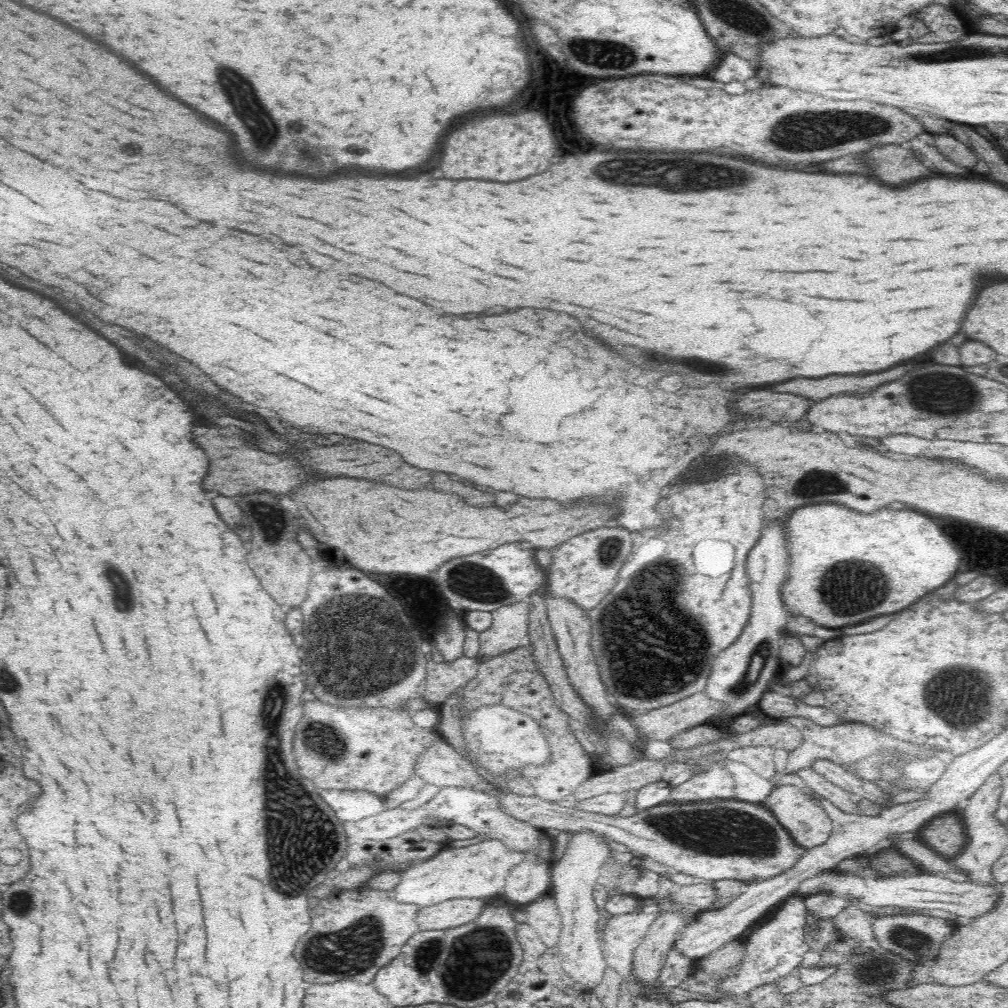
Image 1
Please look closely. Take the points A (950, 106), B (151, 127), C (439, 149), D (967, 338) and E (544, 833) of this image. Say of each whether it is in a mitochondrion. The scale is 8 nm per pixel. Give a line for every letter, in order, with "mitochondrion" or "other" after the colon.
A: other
B: other
C: other
D: other
E: other

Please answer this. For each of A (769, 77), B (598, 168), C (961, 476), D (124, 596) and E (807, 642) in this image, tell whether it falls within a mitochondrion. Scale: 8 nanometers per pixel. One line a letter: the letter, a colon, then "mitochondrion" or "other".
A: other
B: mitochondrion
C: other
D: mitochondrion
E: other

